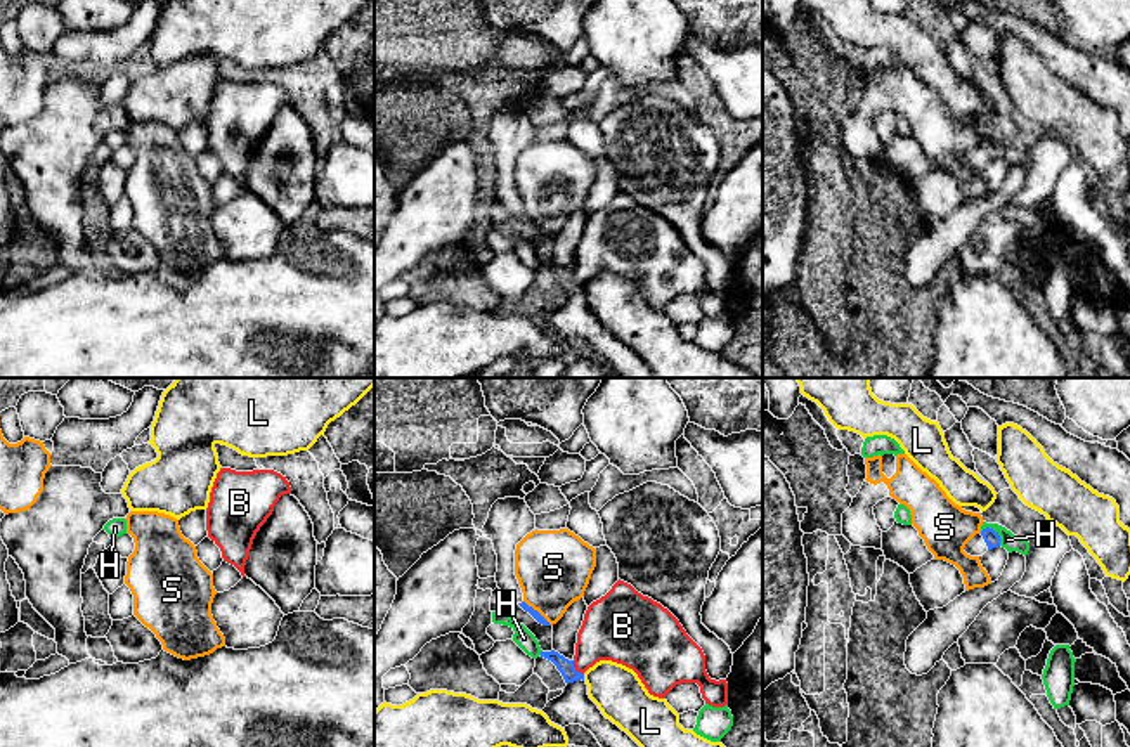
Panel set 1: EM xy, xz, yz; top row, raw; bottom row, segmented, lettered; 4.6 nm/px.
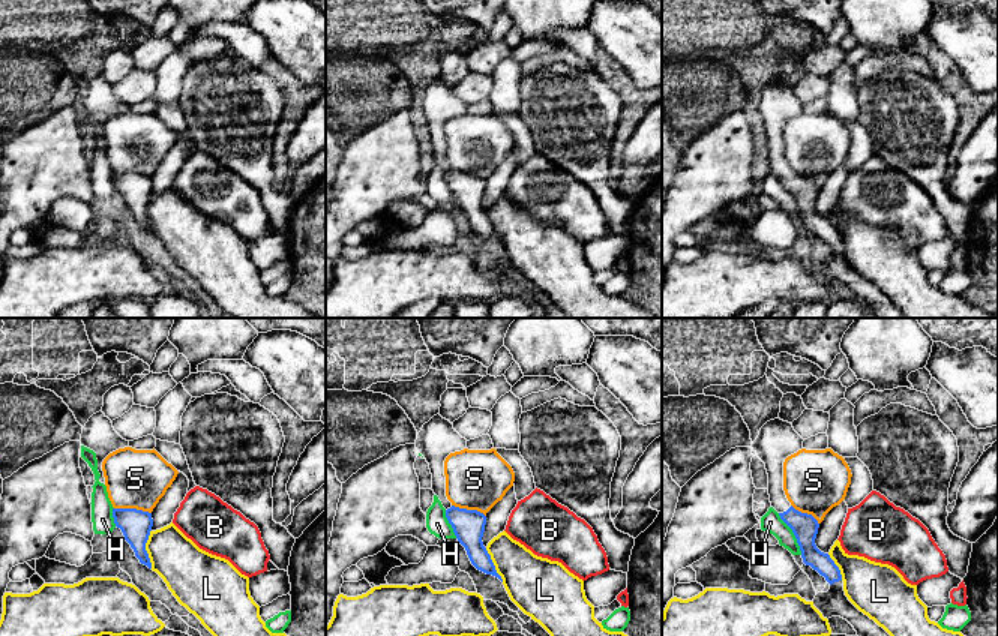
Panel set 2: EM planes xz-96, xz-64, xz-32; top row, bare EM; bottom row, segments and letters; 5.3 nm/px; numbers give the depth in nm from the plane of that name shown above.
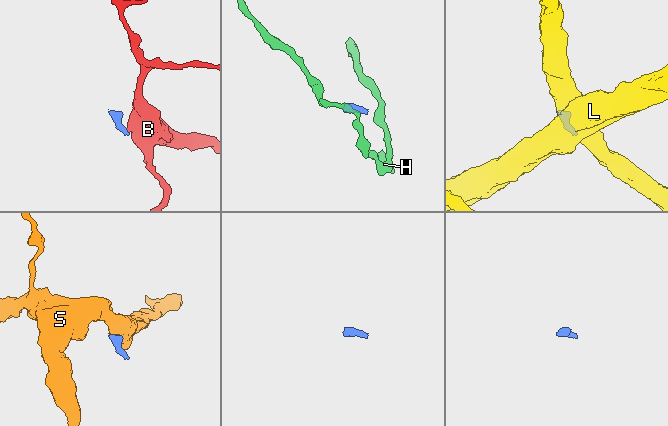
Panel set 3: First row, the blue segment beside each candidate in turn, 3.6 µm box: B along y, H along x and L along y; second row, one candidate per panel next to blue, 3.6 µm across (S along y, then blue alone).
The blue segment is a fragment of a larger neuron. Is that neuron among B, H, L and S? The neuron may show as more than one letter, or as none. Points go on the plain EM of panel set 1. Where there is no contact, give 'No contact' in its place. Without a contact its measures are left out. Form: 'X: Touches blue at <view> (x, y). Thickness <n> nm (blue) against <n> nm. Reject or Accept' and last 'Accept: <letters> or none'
B: Touches blue at xz (574, 281). Thickness 70 nm (blue) against 280 nm. Reject
H: Touches blue at yz (995, 144). Thickness 70 nm (blue) against 80 nm. Reject
L: Touches blue at xz (583, 290). Thickness 70 nm (blue) against 240 nm. Reject
S: Touches blue at xz (536, 222). Thickness 40 nm (blue) against 360 nm. Reject
Accept: none

